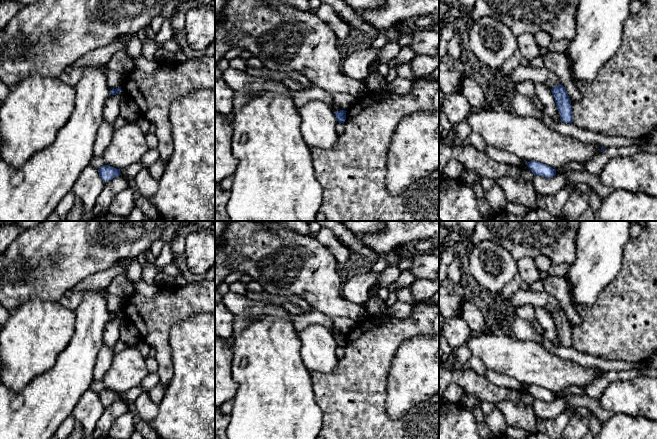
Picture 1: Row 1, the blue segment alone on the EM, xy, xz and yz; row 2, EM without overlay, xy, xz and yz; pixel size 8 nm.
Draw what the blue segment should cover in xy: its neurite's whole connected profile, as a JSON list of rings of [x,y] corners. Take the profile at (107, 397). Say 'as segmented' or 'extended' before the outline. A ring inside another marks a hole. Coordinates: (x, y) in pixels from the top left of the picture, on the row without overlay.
as segmented | [[[105,389],[98,393],[99,399],[103,405],[110,405],[113,402],[120,400],[120,393]]]

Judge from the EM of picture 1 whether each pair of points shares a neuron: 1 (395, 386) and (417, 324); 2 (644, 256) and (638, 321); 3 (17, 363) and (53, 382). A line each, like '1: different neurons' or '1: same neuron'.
1: different neurons
2: same neuron
3: different neurons

